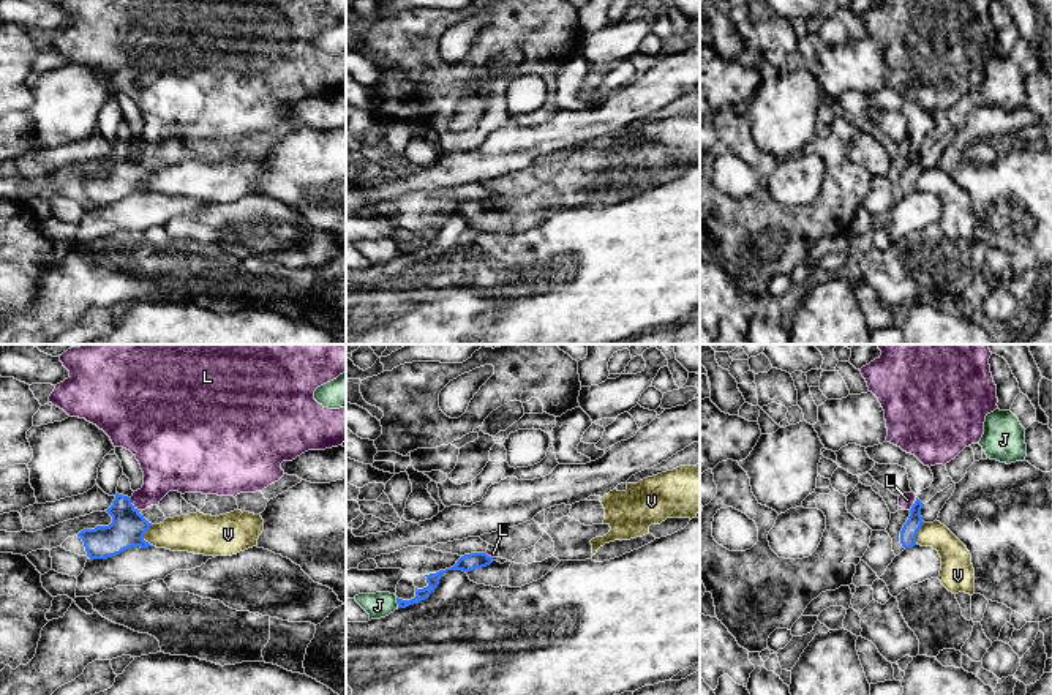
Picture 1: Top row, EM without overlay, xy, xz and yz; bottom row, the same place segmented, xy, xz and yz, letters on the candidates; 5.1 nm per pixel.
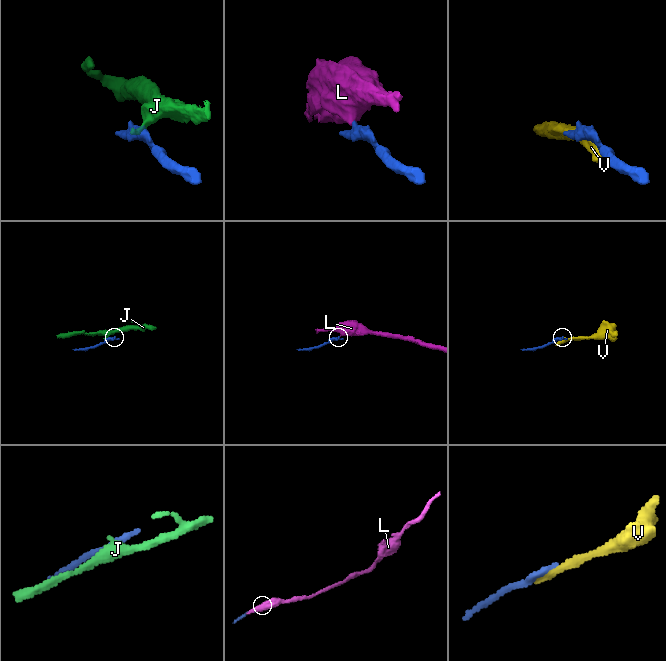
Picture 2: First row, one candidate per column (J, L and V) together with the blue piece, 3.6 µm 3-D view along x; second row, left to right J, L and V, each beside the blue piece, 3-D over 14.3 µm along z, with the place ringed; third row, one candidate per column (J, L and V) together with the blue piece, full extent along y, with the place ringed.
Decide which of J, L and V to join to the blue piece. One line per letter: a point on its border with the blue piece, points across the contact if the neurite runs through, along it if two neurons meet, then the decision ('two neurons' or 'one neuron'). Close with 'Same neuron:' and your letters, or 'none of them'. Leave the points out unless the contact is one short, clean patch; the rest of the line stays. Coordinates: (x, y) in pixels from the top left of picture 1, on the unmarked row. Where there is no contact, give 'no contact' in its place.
J: meets blue in xz at (397, 248); border along xz (395, 244), (398, 253); two neurons
L: meets blue in xy at (131, 150); border along xy (130, 144), (130, 149), (138, 157); two neurons
V: meets blue in xy at (142, 182); two neurons
Same neuron: none of them

